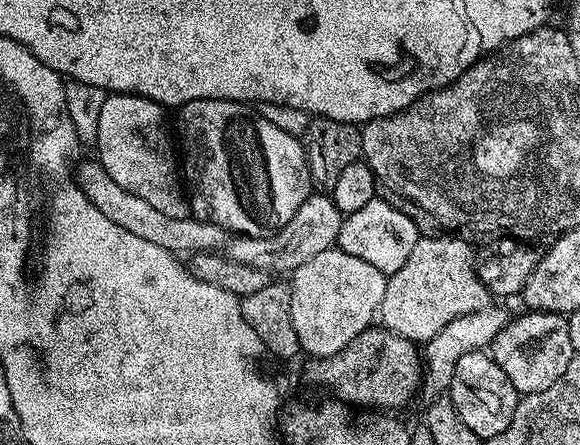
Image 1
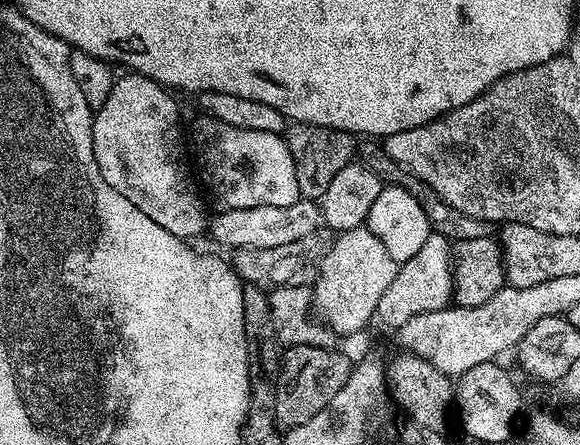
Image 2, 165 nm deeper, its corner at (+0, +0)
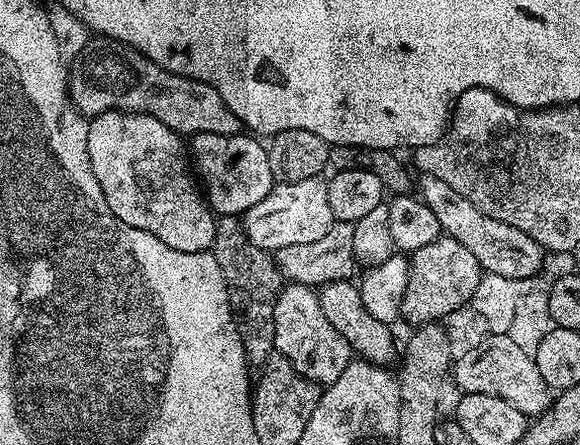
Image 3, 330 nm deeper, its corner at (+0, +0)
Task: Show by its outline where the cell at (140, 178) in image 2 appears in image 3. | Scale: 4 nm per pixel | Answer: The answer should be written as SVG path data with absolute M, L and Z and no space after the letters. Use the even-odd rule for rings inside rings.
M103 112L88 120L88 153L94 178L98 178L114 218L162 238L174 250L211 249L217 217L194 179L190 156L179 132L141 112Z

